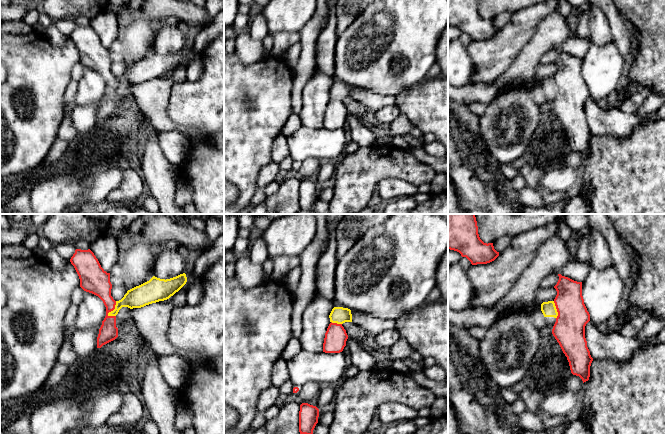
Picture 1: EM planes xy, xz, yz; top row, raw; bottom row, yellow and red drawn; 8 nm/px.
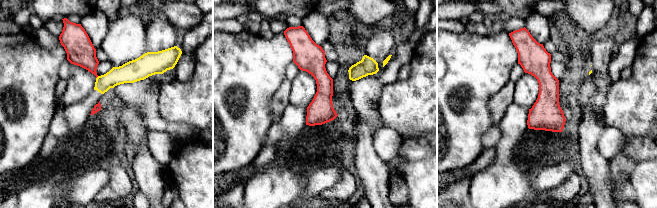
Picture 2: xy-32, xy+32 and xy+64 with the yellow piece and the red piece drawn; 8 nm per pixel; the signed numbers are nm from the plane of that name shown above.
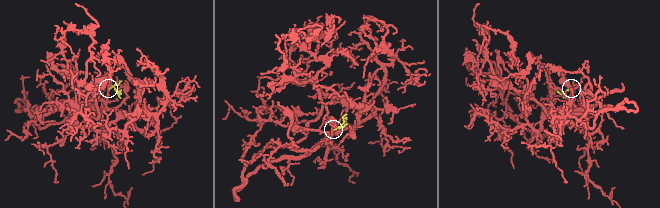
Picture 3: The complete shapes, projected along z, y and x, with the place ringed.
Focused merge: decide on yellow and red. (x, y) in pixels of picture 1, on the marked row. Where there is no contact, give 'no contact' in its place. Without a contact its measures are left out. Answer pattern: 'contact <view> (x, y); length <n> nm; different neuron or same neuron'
contact xy (114, 309); length 140 nm; same neuron

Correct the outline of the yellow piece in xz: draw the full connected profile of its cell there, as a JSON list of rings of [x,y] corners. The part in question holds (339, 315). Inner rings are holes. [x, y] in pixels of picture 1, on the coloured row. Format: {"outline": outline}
{"outline": [[[334,307],[329,315],[330,324],[325,333],[323,352],[340,353],[346,346],[348,335],[342,326],[345,322],[352,322],[351,310],[343,307]]]}

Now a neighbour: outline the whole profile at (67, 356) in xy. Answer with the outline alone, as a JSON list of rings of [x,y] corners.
[[[71,336],[66,337],[59,351],[57,362],[62,363],[66,366],[70,366],[72,363],[76,361],[76,359],[77,355],[74,352],[71,344]]]

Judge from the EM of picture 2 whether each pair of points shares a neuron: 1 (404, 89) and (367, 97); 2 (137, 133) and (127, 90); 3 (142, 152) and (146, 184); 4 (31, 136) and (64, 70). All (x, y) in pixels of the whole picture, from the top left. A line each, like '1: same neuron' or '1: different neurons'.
1: different neurons
2: different neurons
3: same neuron
4: different neurons

